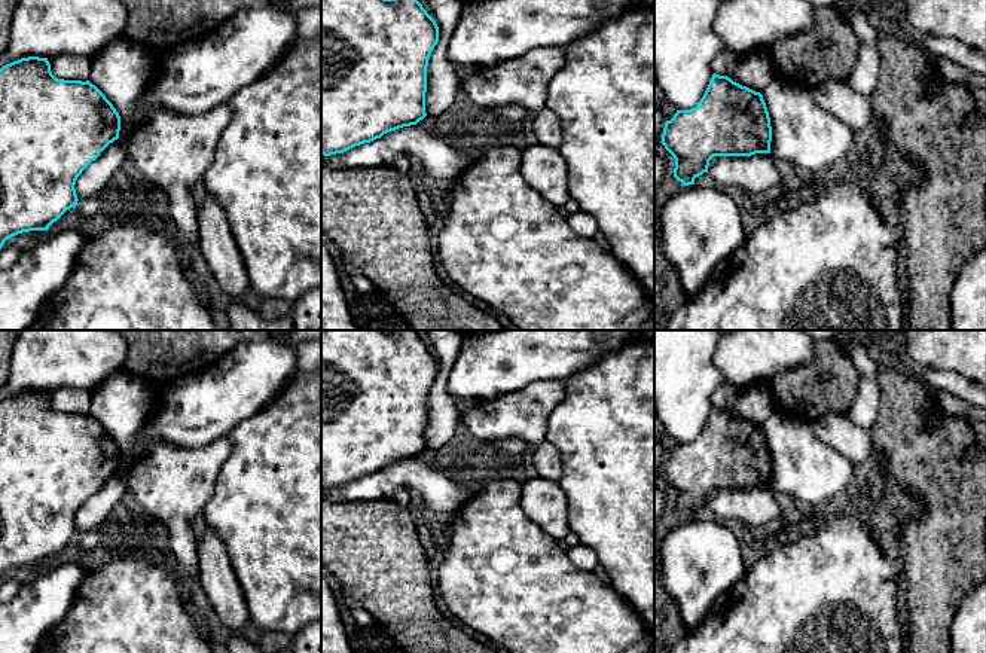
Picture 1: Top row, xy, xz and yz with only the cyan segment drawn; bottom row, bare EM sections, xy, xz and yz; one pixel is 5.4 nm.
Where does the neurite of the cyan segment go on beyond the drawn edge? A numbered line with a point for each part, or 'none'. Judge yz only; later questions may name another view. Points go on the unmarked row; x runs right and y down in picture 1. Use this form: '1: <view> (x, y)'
none

